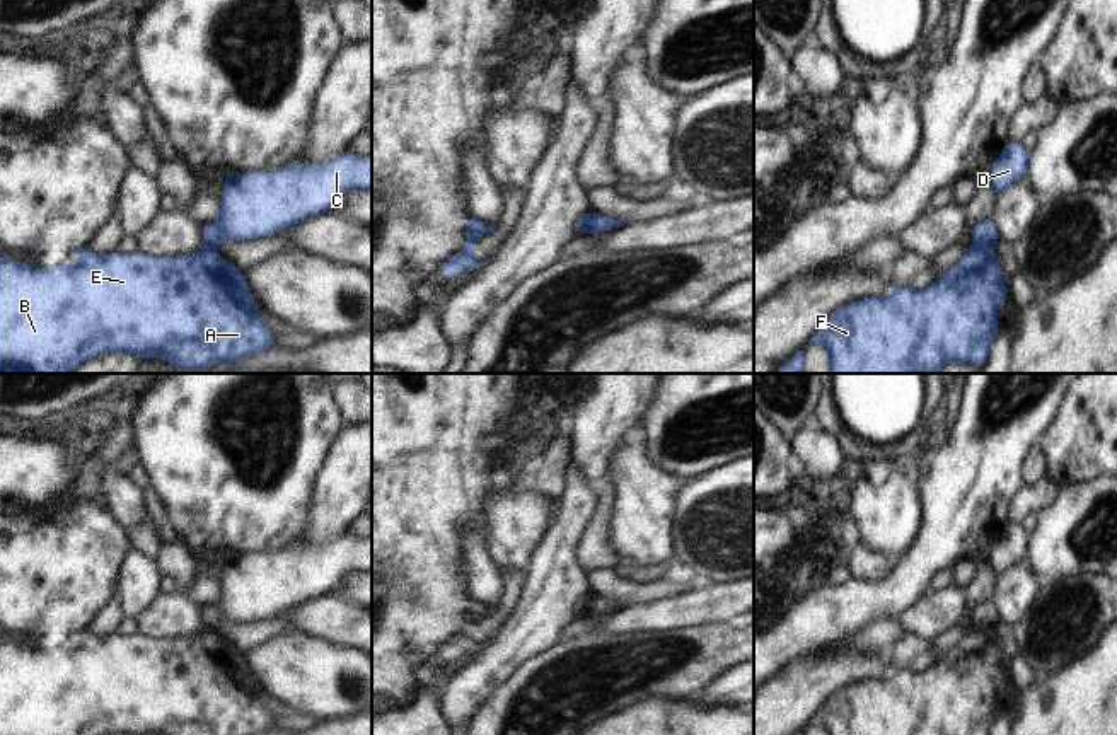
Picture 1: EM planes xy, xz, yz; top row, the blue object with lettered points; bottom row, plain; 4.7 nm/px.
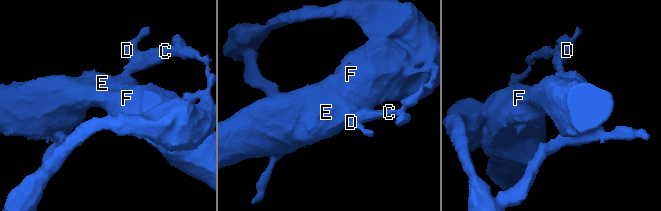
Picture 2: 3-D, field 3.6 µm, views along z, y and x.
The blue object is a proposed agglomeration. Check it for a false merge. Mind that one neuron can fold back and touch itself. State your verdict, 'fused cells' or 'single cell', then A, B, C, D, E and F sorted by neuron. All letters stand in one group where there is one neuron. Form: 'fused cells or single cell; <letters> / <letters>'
fused cells; A B E F / C D

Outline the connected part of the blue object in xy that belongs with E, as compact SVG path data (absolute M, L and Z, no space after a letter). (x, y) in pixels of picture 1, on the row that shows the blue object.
M206 244L193 256L152 258L142 251L95 256L77 247L78 264L39 268L0 258L0 373L68 373L104 353L131 353L138 360L162 358L176 370L198 370L235 362L275 346L273 333L259 319L244 271L223 261Z

